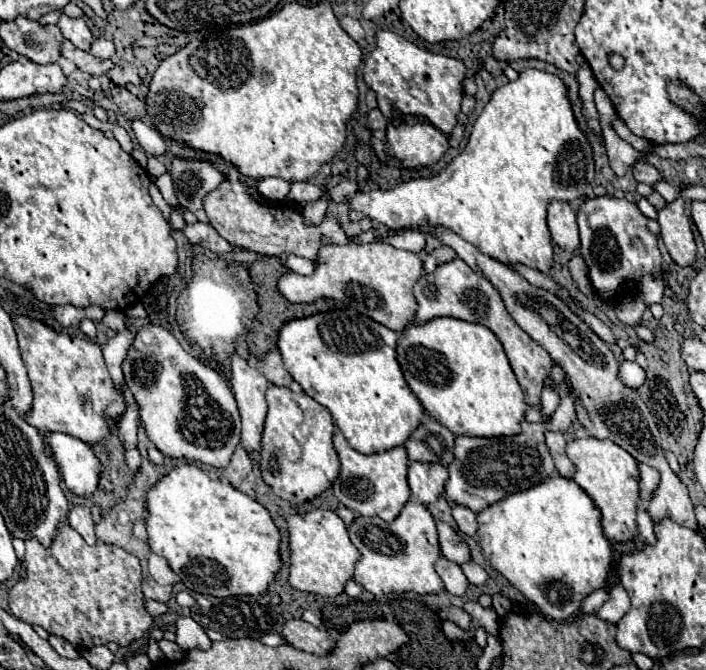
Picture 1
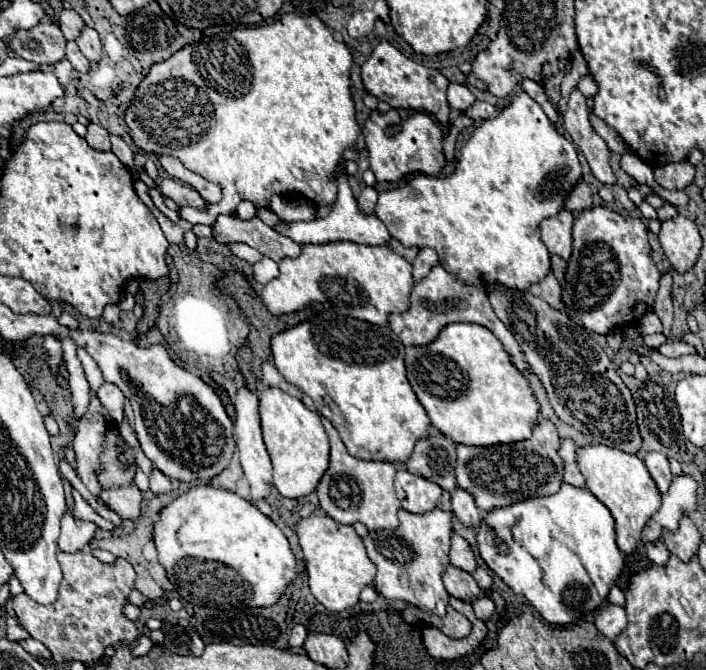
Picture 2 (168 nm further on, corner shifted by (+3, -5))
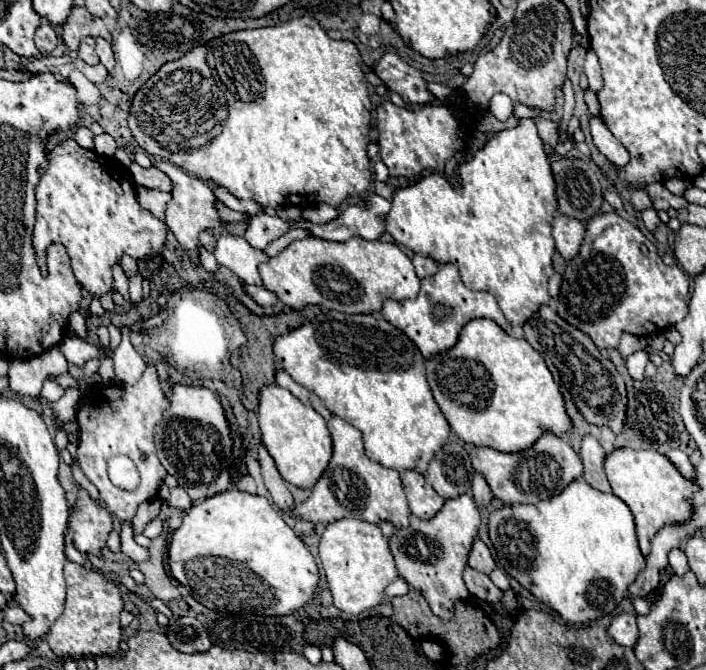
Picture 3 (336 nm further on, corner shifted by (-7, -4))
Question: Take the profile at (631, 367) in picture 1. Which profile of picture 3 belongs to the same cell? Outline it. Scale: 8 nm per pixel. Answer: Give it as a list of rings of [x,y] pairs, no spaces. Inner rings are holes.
[[[646,349],[632,353],[632,355],[626,359],[628,375],[630,375],[634,381],[642,381],[642,379],[644,379],[644,367],[646,367],[648,361],[650,361],[650,353],[648,353]]]

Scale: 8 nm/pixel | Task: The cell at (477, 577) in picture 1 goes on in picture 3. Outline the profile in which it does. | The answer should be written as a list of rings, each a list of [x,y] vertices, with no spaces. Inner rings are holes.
[[[497,567],[494,569],[494,571],[490,573],[490,579],[492,579],[492,581],[494,581],[494,585],[496,585],[496,587],[500,587],[502,591],[506,591],[506,589],[510,588],[508,575],[501,568]]]

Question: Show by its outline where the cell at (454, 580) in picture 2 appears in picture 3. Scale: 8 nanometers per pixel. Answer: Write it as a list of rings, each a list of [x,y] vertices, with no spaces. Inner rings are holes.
[[[466,567],[464,581],[466,581],[468,591],[474,597],[478,597],[478,599],[482,599],[486,603],[496,603],[502,597],[502,591],[490,581],[490,577],[480,573],[480,571],[476,571],[476,569],[472,569],[472,567]]]

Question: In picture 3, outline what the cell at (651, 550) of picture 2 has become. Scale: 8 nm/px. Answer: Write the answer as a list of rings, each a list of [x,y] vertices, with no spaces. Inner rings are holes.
[[[672,549],[670,551],[670,567],[674,569],[676,575],[684,575],[688,571],[688,561],[682,549]]]

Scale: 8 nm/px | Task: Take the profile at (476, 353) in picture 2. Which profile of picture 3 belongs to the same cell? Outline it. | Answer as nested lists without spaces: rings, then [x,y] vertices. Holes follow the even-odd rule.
[[[472,319],[460,333],[460,339],[458,343],[450,349],[450,351],[444,351],[444,353],[438,353],[434,355],[432,359],[426,359],[426,377],[428,377],[428,383],[430,383],[430,389],[434,393],[434,399],[436,403],[440,405],[444,417],[448,419],[452,431],[464,441],[464,443],[472,443],[476,447],[490,447],[490,449],[496,449],[496,451],[502,451],[502,453],[516,453],[516,451],[522,451],[522,449],[528,449],[532,447],[532,443],[536,443],[536,439],[542,435],[542,433],[554,433],[558,437],[564,437],[570,429],[572,429],[572,421],[566,413],[566,405],[564,405],[564,395],[560,393],[560,385],[554,381],[550,369],[546,367],[546,361],[544,357],[526,341],[526,339],[516,339],[516,337],[510,337],[502,327],[498,327],[492,319]]]

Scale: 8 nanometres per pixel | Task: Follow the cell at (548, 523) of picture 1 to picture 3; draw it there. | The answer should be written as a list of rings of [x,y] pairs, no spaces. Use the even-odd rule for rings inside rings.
[[[582,477],[574,479],[560,495],[538,505],[516,503],[494,509],[488,527],[502,567],[534,597],[558,611],[568,623],[588,623],[612,613],[646,563],[638,547],[630,507],[614,493],[596,491]]]

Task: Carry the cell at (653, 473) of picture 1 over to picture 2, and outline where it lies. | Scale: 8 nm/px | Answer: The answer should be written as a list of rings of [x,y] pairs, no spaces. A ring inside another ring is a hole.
[[[648,452],[644,454],[644,464],[652,476],[652,480],[656,482],[656,488],[660,490],[660,494],[666,494],[672,482],[672,474],[670,474],[670,464],[666,460],[664,454],[660,452]]]

